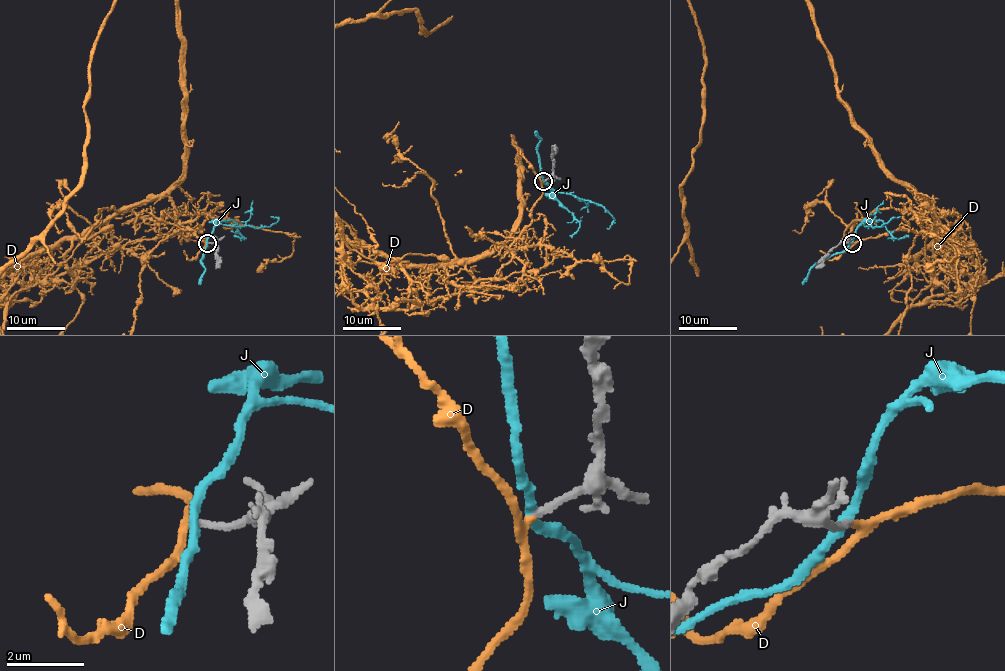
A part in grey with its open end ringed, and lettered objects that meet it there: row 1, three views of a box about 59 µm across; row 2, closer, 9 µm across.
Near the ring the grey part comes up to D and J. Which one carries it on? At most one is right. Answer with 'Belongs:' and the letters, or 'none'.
Belongs: D

